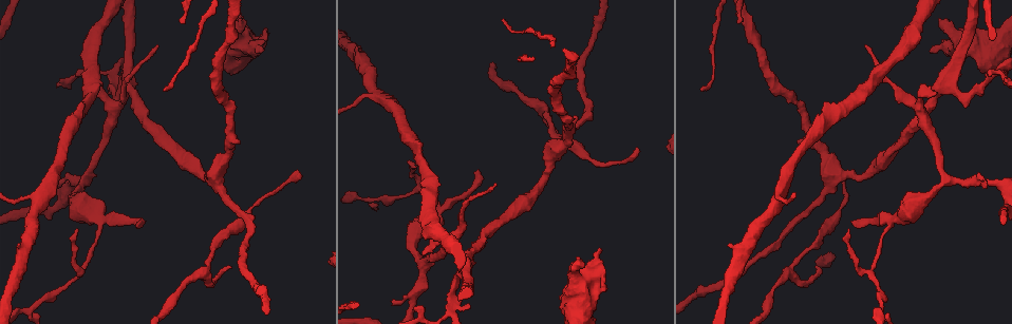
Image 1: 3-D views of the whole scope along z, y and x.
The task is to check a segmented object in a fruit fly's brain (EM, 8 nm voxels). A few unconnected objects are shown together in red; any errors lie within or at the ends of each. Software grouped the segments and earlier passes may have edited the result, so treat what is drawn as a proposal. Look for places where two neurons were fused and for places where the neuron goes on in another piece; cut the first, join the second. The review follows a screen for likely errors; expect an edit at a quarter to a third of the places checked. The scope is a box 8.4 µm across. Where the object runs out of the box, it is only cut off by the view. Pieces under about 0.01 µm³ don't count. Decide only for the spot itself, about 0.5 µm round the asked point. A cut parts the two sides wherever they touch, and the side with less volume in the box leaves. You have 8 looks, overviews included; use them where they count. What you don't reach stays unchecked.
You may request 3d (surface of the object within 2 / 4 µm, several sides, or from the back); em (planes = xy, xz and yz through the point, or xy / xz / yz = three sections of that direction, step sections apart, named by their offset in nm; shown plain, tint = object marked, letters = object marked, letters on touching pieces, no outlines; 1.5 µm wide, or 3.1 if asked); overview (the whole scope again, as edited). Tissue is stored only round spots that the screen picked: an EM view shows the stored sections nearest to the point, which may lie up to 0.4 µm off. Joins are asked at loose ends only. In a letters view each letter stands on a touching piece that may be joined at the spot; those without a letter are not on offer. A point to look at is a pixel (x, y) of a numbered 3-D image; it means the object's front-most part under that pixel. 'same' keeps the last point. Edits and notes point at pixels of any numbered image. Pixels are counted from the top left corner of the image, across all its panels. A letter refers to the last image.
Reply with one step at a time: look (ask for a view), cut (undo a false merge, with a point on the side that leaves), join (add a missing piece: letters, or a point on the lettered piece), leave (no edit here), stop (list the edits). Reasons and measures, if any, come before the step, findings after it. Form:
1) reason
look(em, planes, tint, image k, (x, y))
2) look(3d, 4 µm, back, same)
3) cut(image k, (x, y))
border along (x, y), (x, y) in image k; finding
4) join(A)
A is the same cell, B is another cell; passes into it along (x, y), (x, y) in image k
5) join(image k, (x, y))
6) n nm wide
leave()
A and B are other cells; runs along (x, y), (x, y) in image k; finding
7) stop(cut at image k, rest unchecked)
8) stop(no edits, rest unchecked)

free end
look(3d, 4 µm, image 1, (853, 221))

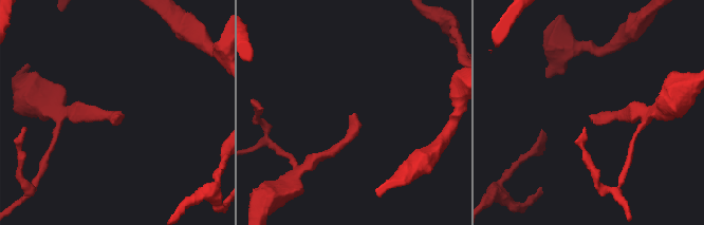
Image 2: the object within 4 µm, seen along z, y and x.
look(em, planes, letters, image 2, (117, 117))

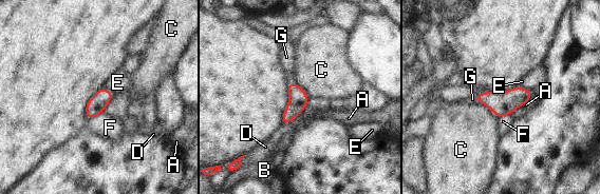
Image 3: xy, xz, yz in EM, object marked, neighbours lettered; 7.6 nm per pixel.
140 nm wide
join(G)
G is the same cell, A, B, C, D, E and F are other cells; passes into it along (298, 98), (292, 82), (286, 57) in image 3; it goes on there

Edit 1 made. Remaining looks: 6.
redraw
look(overview)

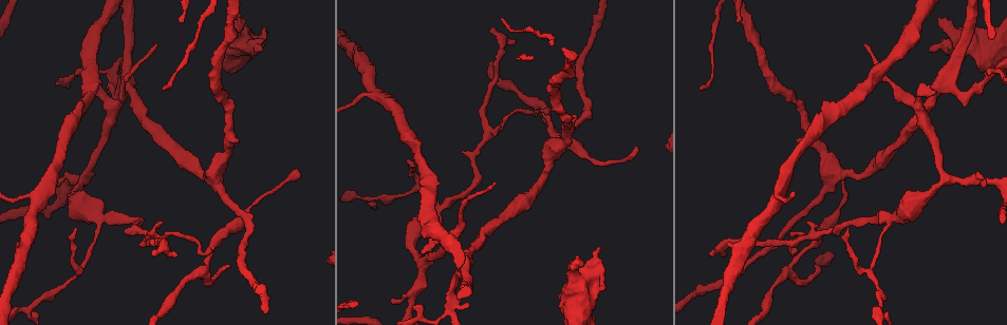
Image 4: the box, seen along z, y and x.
long arm stops here
look(em, planes, letters, image 4, (153, 252))

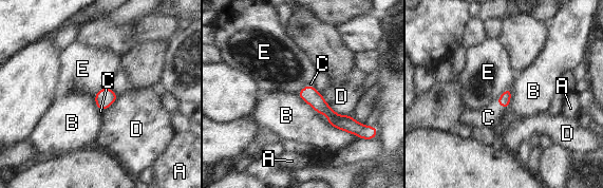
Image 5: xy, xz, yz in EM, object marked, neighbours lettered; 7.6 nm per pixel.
join(C)
C is the same cell, A, B, D and E are other cells; passes into it along (504, 100), (500, 105), (488, 117) in image 5; the neuron continues

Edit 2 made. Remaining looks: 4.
look(overview)

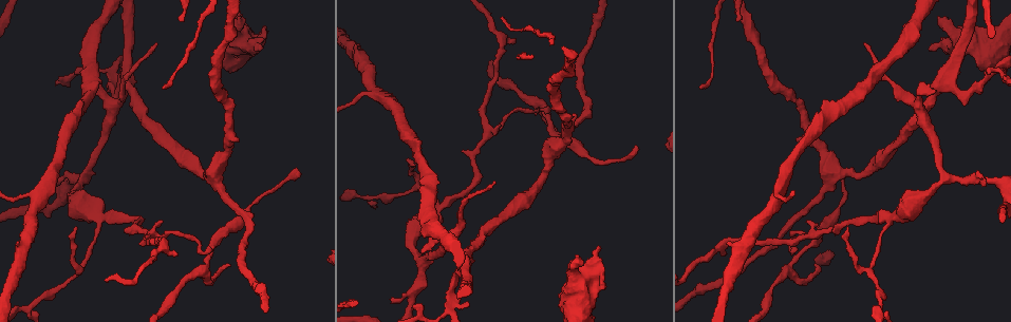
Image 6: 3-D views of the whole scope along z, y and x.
a narrow waist
look(3d, 2 µm, back, image 6, (17, 309))

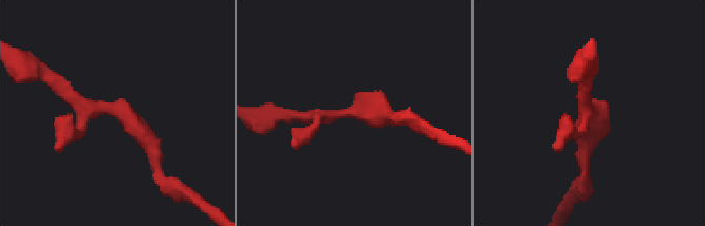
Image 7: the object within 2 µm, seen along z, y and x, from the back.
shape alone is not enough
look(em, 3.1 µm, xz, step 16, tint, image 7, (593, 109))

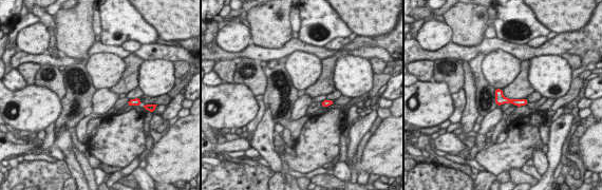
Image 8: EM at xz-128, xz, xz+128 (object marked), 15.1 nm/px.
look(em, 3.1 µm, planes, letters, same)

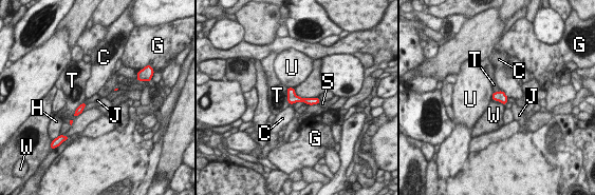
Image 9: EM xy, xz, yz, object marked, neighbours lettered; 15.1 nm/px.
leave()
C, G, H, J, S, T, U and W are other cells; runs along (290, 90), (297, 99), (316, 101) in image 9; continuous, no second neuron

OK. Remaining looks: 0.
stop(join at image 3, join at image 5, rest unchecked)

